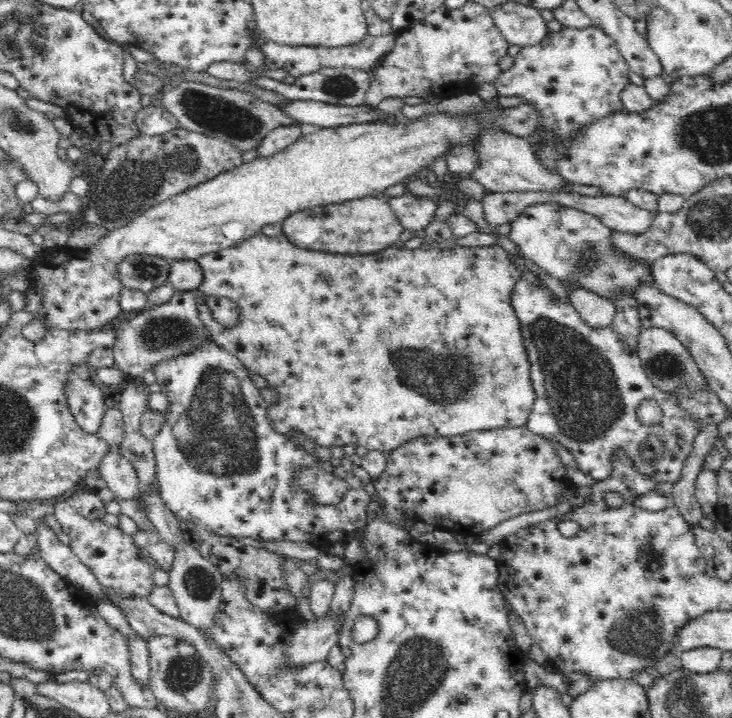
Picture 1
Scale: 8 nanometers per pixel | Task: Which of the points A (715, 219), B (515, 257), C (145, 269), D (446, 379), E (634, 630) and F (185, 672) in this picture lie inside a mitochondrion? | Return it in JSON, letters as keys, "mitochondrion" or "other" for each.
{"A":"mitochondrion","B":"other","C":"mitochondrion","D":"mitochondrion","E":"mitochondrion","F":"mitochondrion"}

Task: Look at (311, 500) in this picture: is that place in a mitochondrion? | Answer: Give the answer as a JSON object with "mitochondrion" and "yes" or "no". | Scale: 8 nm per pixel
{"mitochondrion":"no"}

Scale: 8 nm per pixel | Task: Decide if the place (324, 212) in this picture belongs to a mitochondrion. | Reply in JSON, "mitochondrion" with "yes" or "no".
{"mitochondrion":"no"}

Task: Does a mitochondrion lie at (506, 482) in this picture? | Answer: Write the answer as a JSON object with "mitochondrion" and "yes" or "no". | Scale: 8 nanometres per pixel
{"mitochondrion":"yes"}

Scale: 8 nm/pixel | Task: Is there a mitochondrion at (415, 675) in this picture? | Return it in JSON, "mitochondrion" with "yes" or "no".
{"mitochondrion":"yes"}

